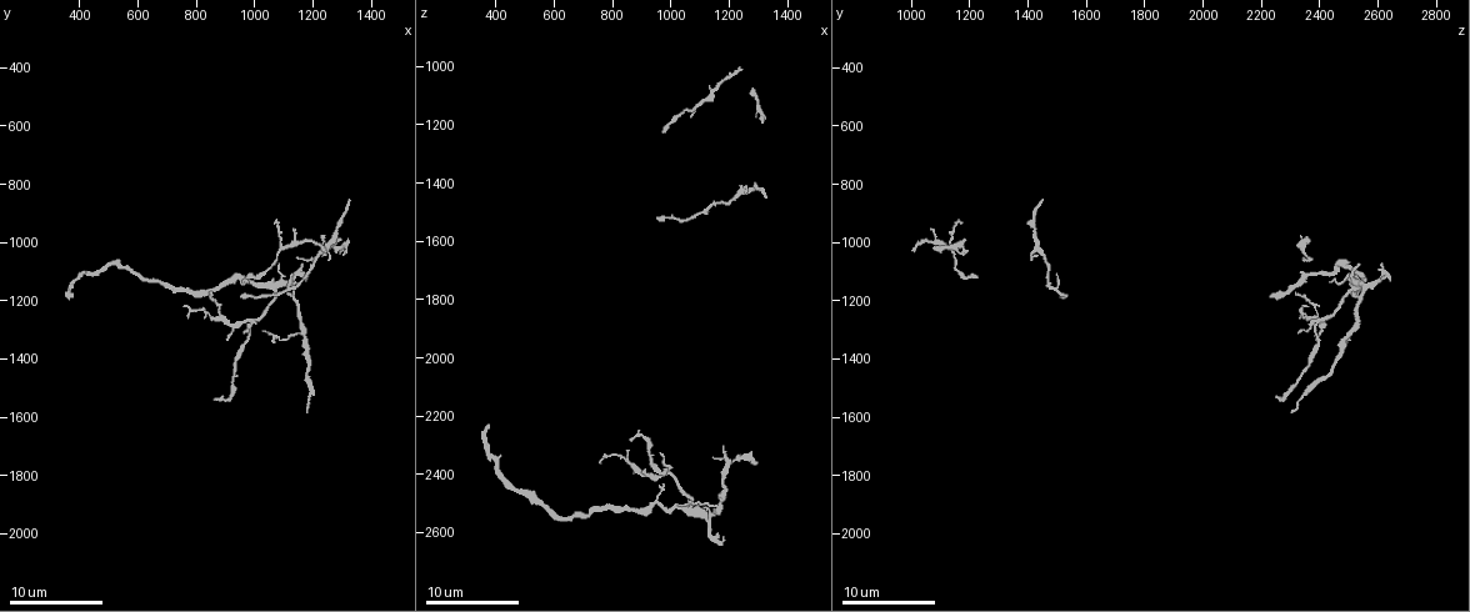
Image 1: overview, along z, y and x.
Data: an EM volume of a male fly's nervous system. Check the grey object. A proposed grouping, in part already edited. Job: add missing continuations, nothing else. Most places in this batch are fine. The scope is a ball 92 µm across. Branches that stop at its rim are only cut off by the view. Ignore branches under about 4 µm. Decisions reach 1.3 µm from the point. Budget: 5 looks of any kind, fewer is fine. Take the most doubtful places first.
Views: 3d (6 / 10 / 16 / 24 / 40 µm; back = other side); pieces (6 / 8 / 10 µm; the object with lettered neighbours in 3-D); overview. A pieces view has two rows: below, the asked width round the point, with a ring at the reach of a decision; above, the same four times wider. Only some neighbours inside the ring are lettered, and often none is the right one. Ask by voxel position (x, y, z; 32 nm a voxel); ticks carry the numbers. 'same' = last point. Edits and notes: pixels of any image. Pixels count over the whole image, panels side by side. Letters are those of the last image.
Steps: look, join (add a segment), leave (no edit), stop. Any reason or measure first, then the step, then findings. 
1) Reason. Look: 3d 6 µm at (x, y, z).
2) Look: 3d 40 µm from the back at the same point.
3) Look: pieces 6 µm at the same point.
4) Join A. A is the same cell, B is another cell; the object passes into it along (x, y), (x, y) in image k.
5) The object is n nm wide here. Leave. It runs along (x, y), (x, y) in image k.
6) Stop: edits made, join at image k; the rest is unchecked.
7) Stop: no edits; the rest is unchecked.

End of a long branch. Look: 3d 6 µm at (380, 1180, 2230).

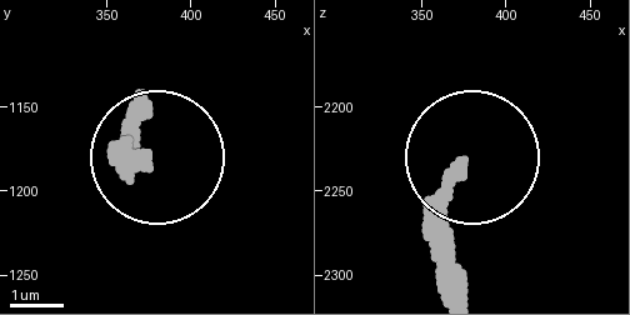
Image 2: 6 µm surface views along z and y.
Look: pieces 6 µm at (372, 1182, 2234).

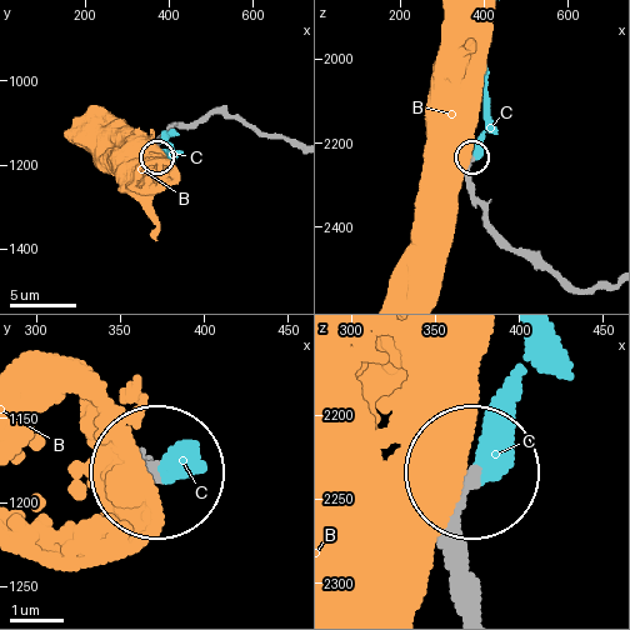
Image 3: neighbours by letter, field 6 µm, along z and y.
The object is 260 nm wide here. Join C. C is the same cell, B is another cell; the neuron continues.

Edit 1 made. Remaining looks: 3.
Look: pieces 10 µm at (860, 1540, 2280).

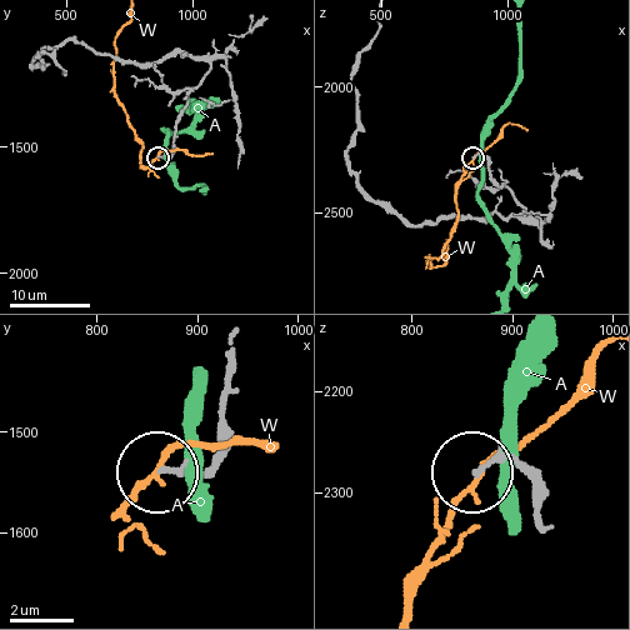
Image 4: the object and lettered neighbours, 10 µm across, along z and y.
Leave. A and W are other cells; no lettered segment goes on from it.

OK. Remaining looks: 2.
Tapers out. Look: pieces 10 µm at (770, 1230, 2360).

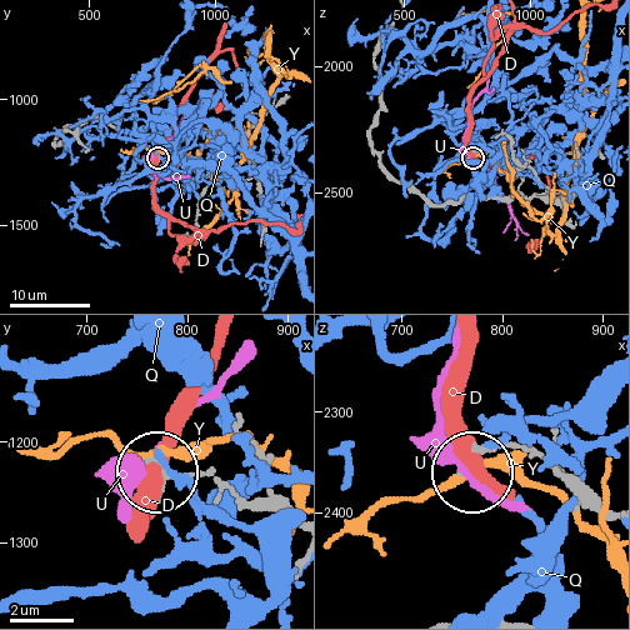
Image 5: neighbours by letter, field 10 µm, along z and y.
Leave. D, Q, U and Y are other cells; none of them fits.

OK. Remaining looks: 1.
Stop: edits made, join at image 3; the rest is unchecked.

